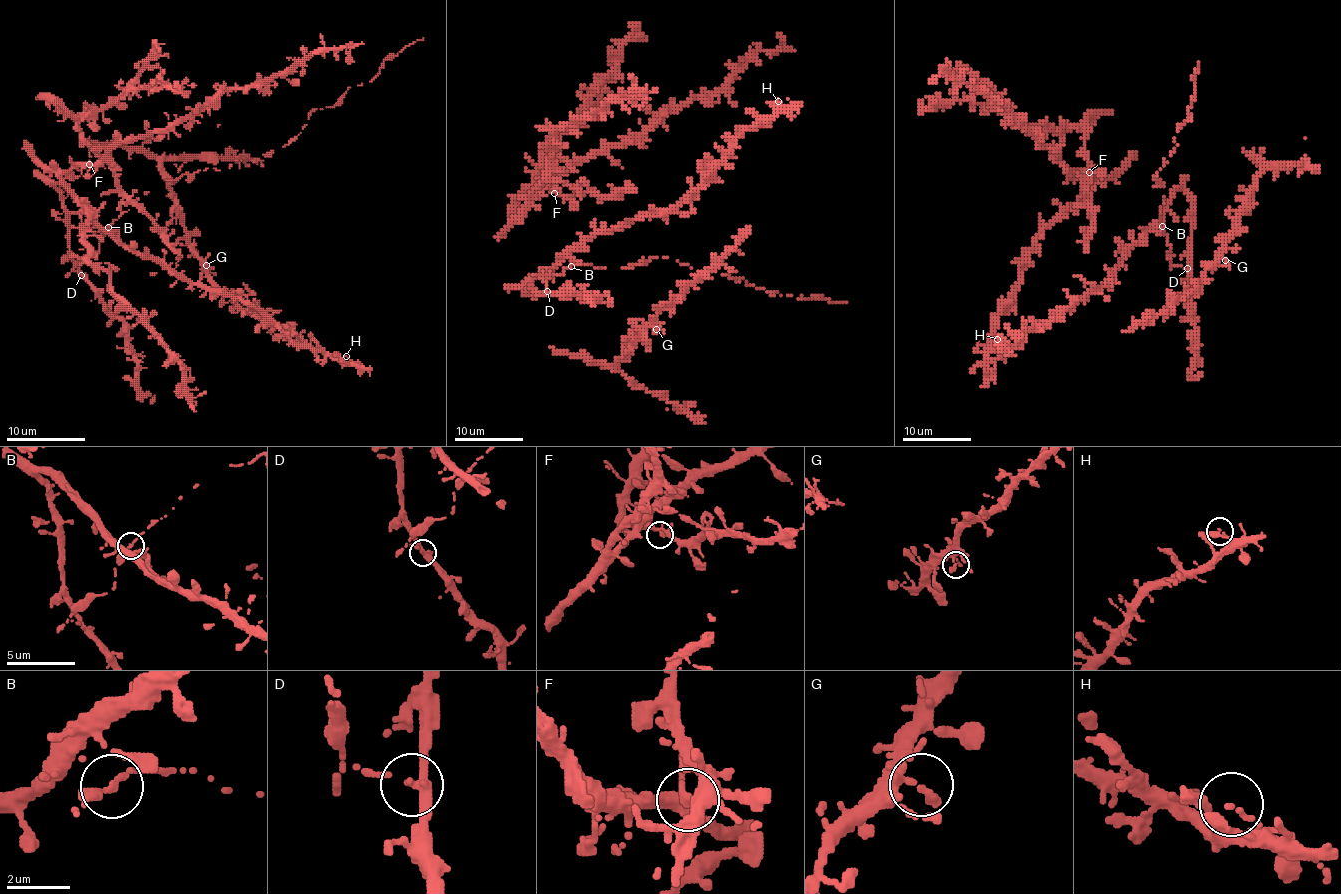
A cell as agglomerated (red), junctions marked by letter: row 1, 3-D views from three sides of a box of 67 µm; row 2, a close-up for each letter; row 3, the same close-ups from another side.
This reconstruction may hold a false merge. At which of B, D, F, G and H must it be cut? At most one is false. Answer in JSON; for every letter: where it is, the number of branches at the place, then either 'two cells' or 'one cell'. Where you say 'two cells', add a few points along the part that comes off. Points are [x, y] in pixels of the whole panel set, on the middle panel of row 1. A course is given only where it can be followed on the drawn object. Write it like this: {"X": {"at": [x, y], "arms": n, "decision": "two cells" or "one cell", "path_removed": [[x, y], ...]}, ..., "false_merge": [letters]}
{"B": {"at": [571, 266], "arms": 3, "decision": "one cell"}, "D": {"at": [547, 291], "arms": 3, "decision": "one cell"}, "F": {"at": [554, 193], "arms": 2, "decision": "one cell"}, "G": {"at": [656, 329], "arms": 2, "decision": "one cell"}, "H": {"at": [778, 101], "arms": 1, "decision": "one cell"}, "false_merge": []}

